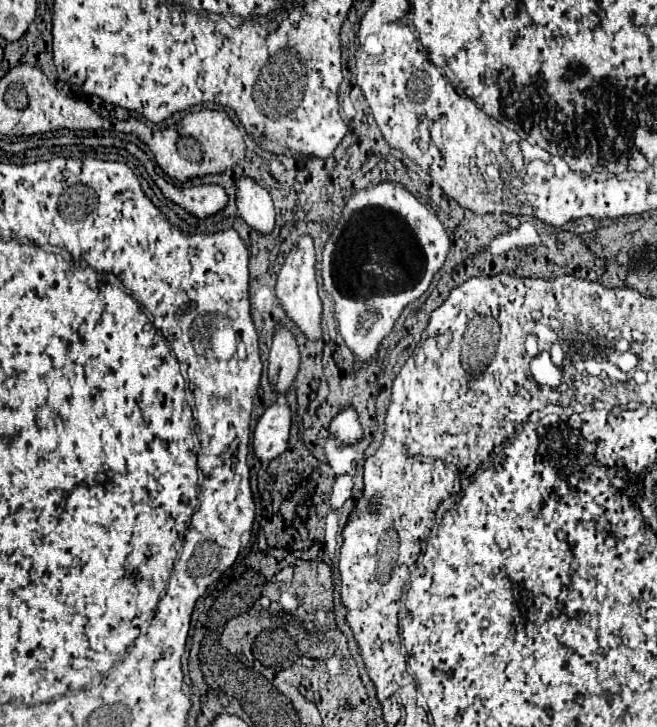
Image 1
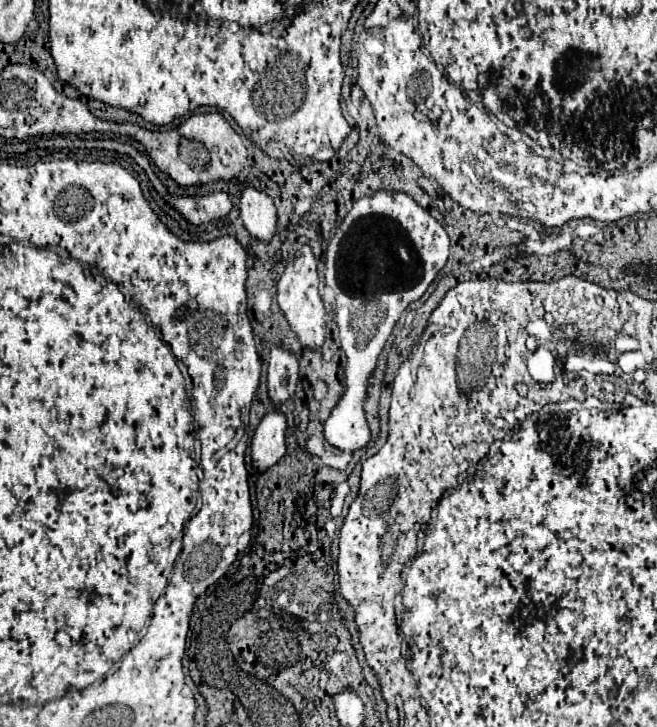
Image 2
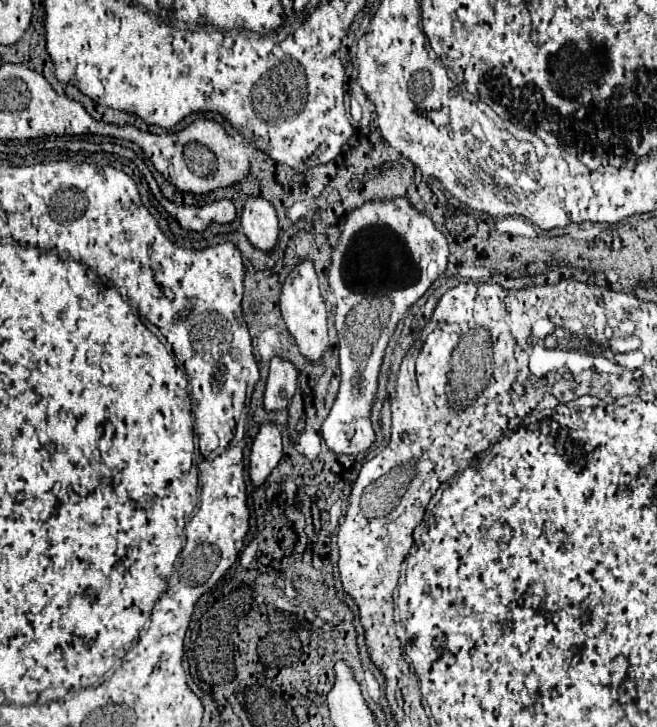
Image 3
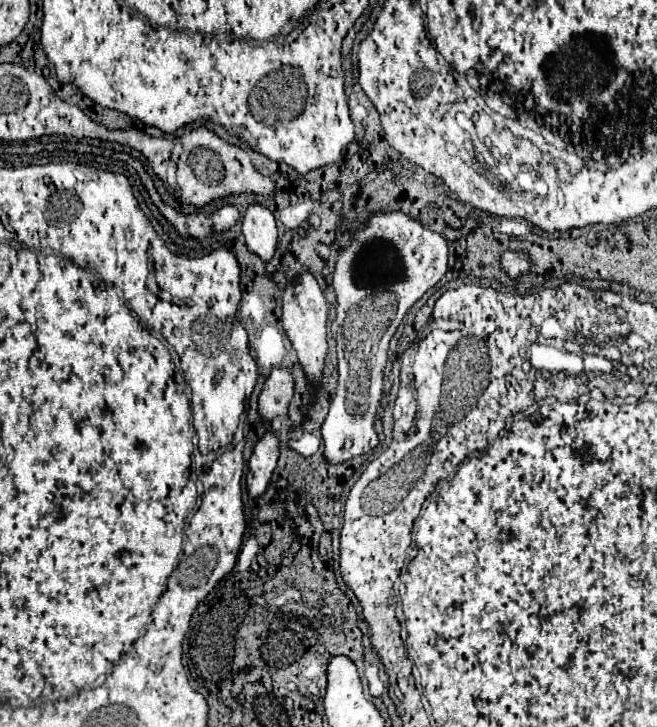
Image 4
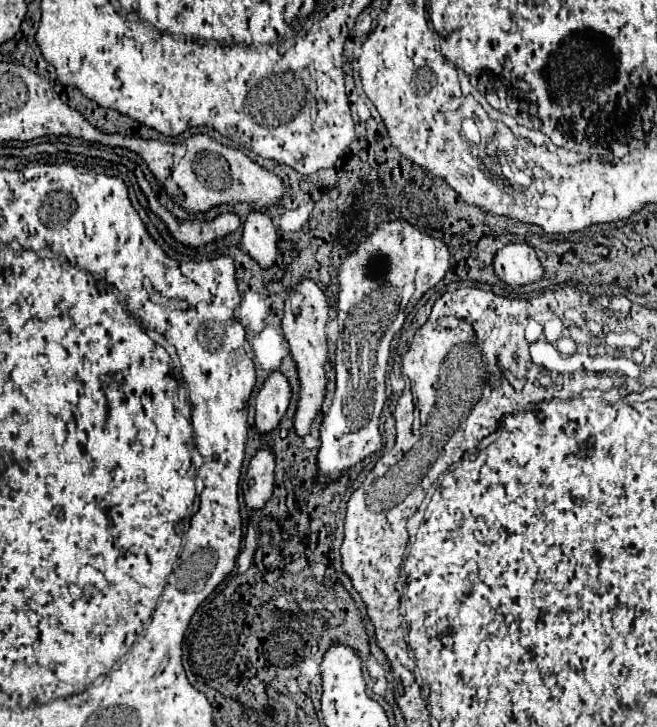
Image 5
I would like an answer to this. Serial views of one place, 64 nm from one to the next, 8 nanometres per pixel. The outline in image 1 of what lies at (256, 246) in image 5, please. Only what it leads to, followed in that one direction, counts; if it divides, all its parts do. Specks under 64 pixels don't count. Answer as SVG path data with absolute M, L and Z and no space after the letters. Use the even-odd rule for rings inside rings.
M238 176L236 186L236 206L240 218L254 230L270 234L274 228L274 204L268 190L250 176Z

